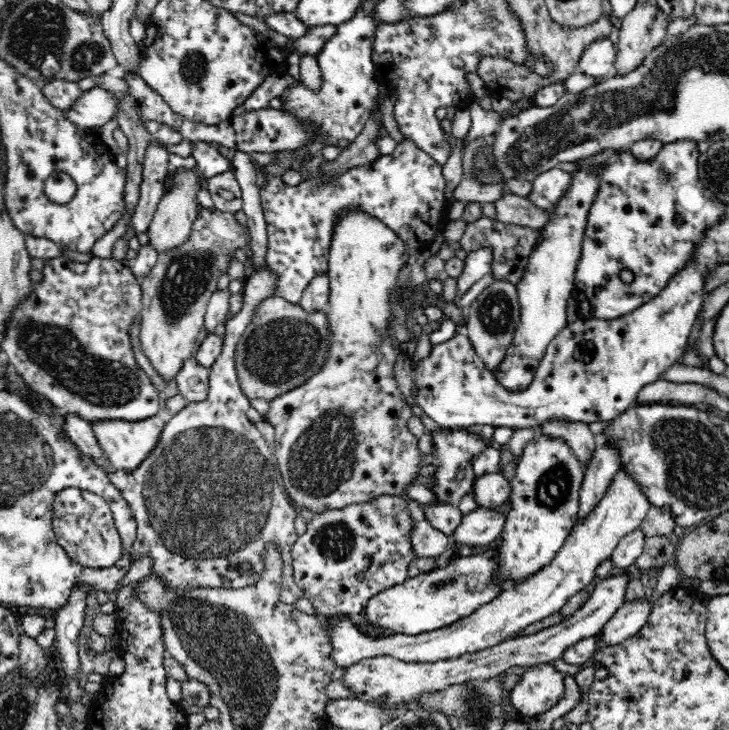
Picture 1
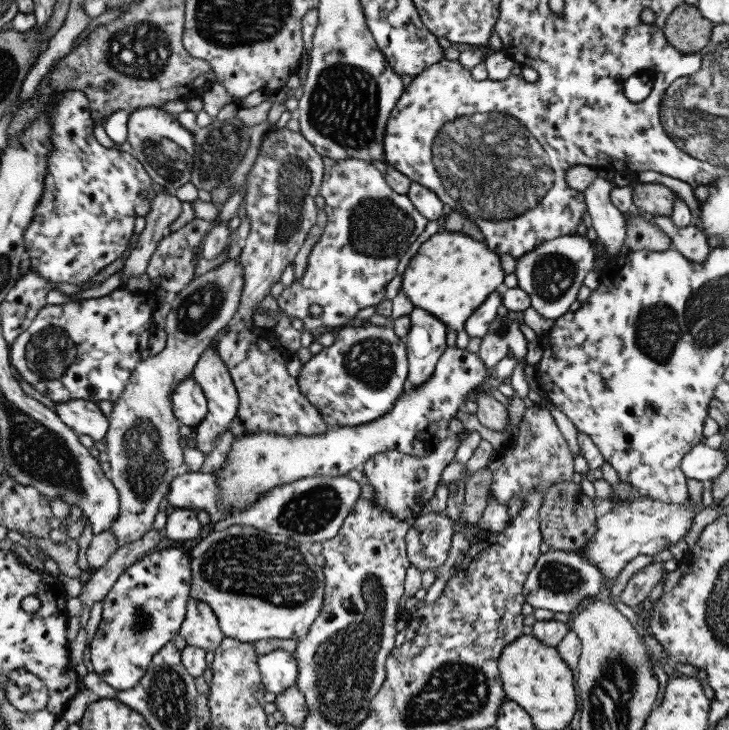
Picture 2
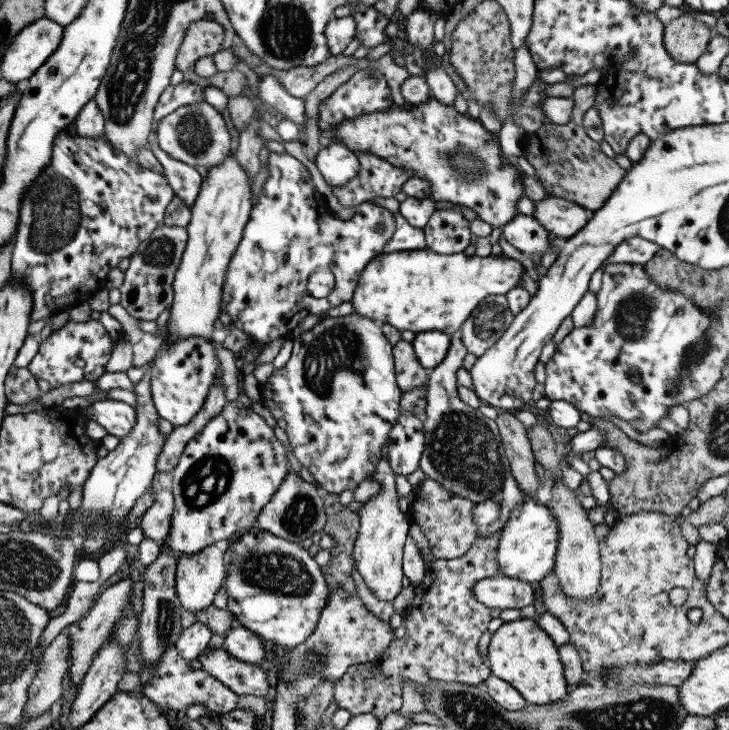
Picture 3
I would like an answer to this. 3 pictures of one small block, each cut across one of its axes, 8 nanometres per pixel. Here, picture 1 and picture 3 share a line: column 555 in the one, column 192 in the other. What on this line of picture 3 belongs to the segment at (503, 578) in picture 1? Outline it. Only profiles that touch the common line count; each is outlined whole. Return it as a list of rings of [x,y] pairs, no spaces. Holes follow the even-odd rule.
[[[242,391],[238,399],[227,402],[222,411],[186,444],[173,470],[171,491],[175,498],[175,508],[170,532],[162,544],[169,547],[178,560],[198,555],[199,551],[218,541],[229,541],[236,532],[246,532],[255,527],[262,508],[270,502],[289,473],[286,446],[274,436],[274,429],[264,418],[248,408],[248,403]]]

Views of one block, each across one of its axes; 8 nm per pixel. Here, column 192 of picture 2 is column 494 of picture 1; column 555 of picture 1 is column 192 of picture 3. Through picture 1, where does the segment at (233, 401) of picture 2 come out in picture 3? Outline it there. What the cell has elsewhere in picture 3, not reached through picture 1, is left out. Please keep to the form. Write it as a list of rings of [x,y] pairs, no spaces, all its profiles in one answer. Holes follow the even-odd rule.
[[[230,152],[223,164],[208,169],[209,174],[200,186],[200,194],[190,207],[191,219],[186,226],[188,240],[178,264],[173,282],[173,304],[170,308],[168,335],[159,350],[190,336],[213,342],[214,322],[222,311],[222,290],[230,258],[236,248],[252,210],[252,182],[238,165],[236,154]]]

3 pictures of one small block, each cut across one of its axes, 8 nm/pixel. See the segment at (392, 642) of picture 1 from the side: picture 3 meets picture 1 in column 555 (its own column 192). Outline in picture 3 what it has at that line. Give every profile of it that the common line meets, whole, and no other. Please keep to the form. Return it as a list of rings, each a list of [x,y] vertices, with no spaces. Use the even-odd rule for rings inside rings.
[[[212,544],[198,555],[178,560],[175,590],[183,609],[196,614],[213,604],[225,581],[224,559],[225,552]]]

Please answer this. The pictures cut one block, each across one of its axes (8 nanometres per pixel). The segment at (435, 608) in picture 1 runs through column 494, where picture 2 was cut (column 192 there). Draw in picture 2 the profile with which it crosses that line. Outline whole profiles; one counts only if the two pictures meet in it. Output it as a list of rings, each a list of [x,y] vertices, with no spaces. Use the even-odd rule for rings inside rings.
[[[226,523],[207,531],[190,549],[192,583],[189,596],[208,603],[217,616],[219,627],[226,637],[242,643],[258,639],[299,639],[320,614],[324,600],[324,574],[316,565],[309,544],[281,536],[267,534],[244,524]]]

